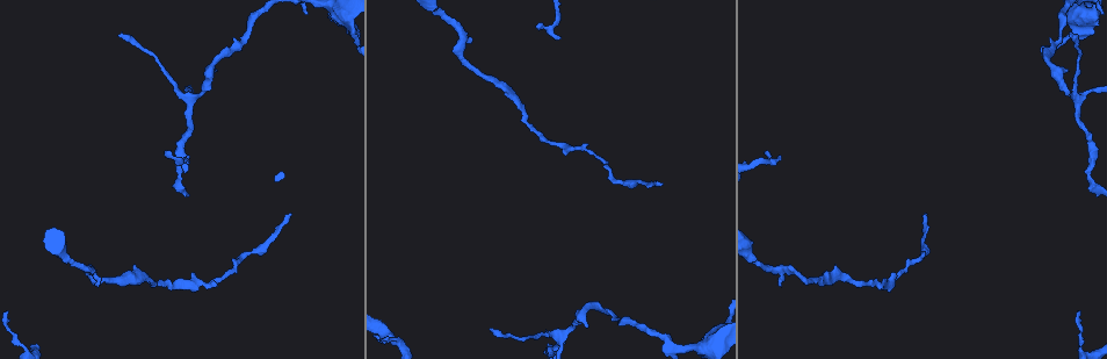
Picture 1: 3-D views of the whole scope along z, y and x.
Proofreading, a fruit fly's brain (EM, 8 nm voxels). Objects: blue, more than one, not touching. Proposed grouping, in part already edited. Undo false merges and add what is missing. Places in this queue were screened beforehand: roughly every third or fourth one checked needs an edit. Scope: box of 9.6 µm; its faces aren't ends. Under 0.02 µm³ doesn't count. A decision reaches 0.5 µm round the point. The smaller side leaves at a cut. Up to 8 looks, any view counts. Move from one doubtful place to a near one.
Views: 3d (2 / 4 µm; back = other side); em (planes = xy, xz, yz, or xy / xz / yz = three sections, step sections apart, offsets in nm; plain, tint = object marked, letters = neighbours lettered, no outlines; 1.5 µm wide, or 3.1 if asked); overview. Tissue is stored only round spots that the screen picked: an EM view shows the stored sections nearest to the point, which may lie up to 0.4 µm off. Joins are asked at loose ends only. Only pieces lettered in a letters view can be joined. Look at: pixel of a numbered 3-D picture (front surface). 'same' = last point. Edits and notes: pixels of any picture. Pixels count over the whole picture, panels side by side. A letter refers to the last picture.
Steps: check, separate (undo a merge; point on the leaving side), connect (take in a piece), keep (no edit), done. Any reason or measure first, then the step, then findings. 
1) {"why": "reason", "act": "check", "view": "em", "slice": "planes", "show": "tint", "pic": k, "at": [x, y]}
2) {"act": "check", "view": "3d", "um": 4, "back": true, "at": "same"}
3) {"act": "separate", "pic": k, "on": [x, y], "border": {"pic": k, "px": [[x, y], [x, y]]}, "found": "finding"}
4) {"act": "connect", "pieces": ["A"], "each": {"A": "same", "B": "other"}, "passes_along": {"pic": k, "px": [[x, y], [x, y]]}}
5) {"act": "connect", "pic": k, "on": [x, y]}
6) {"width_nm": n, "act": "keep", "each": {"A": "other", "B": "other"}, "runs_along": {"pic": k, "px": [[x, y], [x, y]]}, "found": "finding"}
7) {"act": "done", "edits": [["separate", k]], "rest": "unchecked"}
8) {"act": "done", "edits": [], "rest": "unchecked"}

{"why": "tapers out", "act": "check", "view": "3d", "um": 4, "pic": 1, "at": [926, 214]}

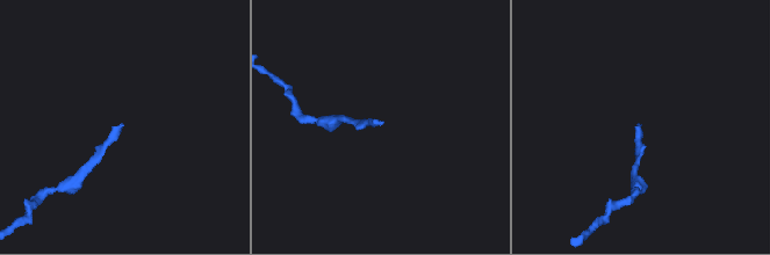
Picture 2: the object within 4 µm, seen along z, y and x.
{"why": "shape alone is not enough", "act": "check", "view": "em", "slice": "planes", "show": "tint", "pic": 2, "at": [383, 123]}

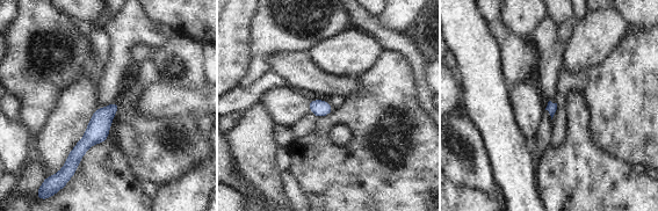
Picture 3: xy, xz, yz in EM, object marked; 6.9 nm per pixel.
{"act": "check", "view": "em", "slice": "planes", "show": "letters", "at": "same"}

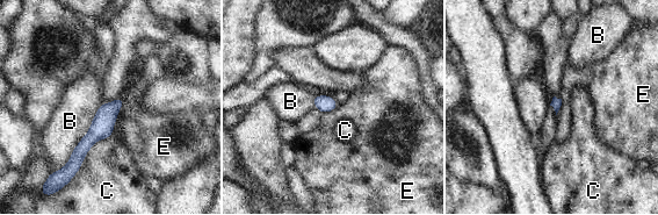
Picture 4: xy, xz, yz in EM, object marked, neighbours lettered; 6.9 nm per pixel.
{"longest_contact_nm": ["B", 480], "act": "keep", "each": {"B": "other", "C": "other", "E": "other"}, "found": "no lettered piece goes on from it"}

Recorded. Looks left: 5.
{"act": "check", "view": "3d", "um": 2, "pic": 1, "at": [1060, 39]}

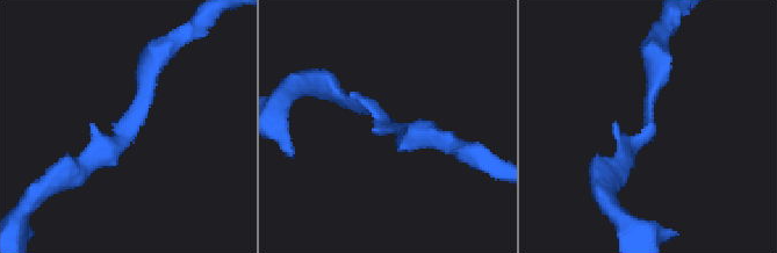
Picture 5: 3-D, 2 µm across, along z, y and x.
{"act": "check", "view": "em", "slice": "planes", "show": "letters", "pic": 5, "at": [653, 122]}

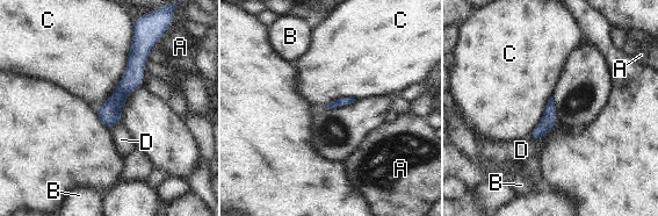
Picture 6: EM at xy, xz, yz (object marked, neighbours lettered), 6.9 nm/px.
{"width_nm": 60, "act": "keep", "each": {"A": "other", "B": "other", "C": "other", "D": "other"}, "border": {"pic": 6, "px": [[132, 31], [118, 85], [95, 108]]}, "found": "continuous, no second neuron"}

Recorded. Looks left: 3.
{"why": "tapers out", "act": "check", "view": "3d", "um": 4, "pic": 1, "at": [1072, 37]}

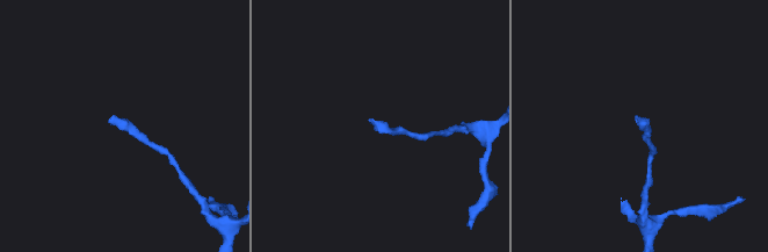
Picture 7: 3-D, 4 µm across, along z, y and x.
{"act": "check", "view": "em", "slice": "xz", "step": 4, "show": "letters", "pic": 7, "at": [108, 120]}

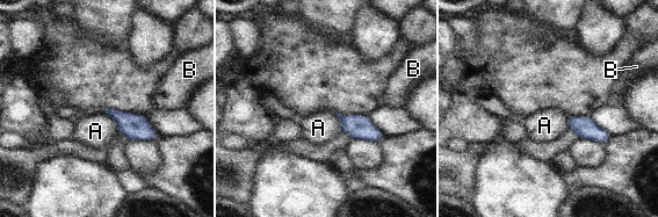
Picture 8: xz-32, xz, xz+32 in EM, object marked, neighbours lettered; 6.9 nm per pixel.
{"width_nm": 80, "act": "keep", "each": {"A": "other", "B": "other"}, "border": {"pic": 8, "px": [[106, 113], [115, 122], [117, 131]]}, "found": "none of them fits"}

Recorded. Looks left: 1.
{"act": "done", "edits": [], "rest": "unchecked"}

